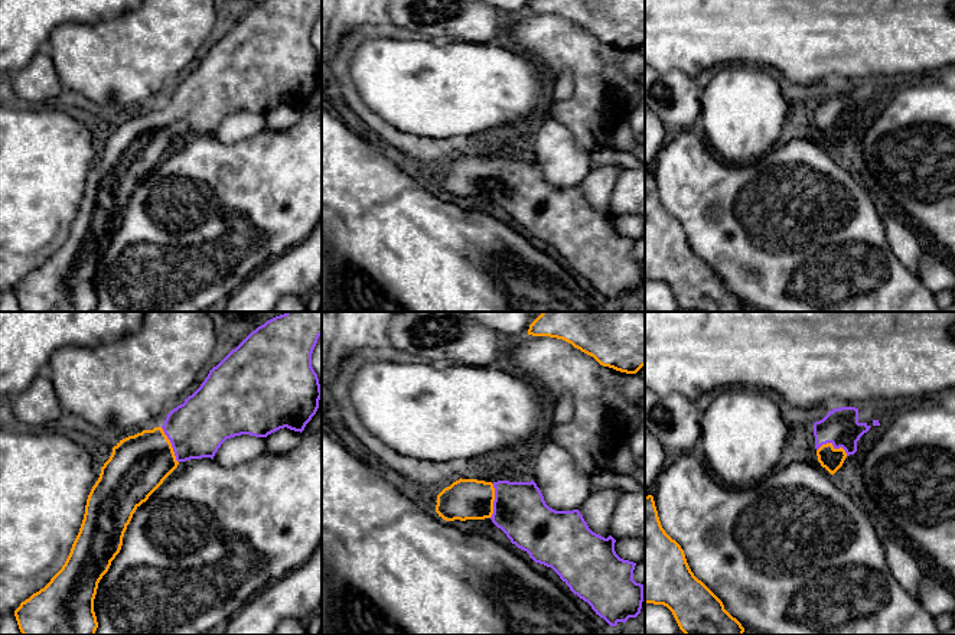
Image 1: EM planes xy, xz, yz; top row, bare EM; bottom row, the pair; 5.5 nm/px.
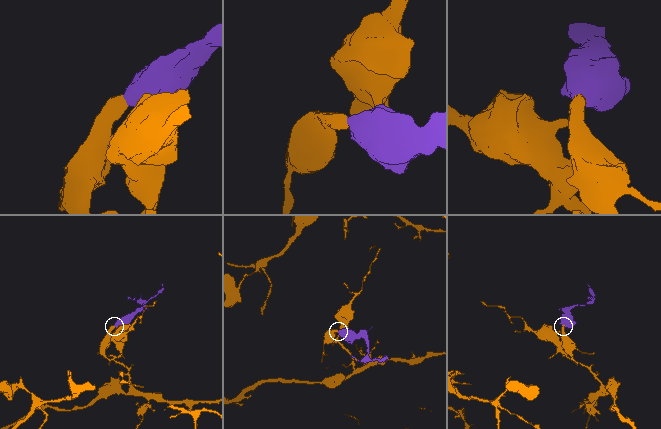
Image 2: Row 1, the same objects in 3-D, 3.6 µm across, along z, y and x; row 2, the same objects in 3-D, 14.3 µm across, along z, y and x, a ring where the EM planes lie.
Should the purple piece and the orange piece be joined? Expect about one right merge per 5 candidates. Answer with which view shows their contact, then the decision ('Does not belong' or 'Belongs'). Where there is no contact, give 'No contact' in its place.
Touches purple in yz. Belongs

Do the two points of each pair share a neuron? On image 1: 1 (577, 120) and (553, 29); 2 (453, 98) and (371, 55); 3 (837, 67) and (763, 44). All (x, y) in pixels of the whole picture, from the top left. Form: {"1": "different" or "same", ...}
{"1": "same", "2": "same", "3": "same"}

